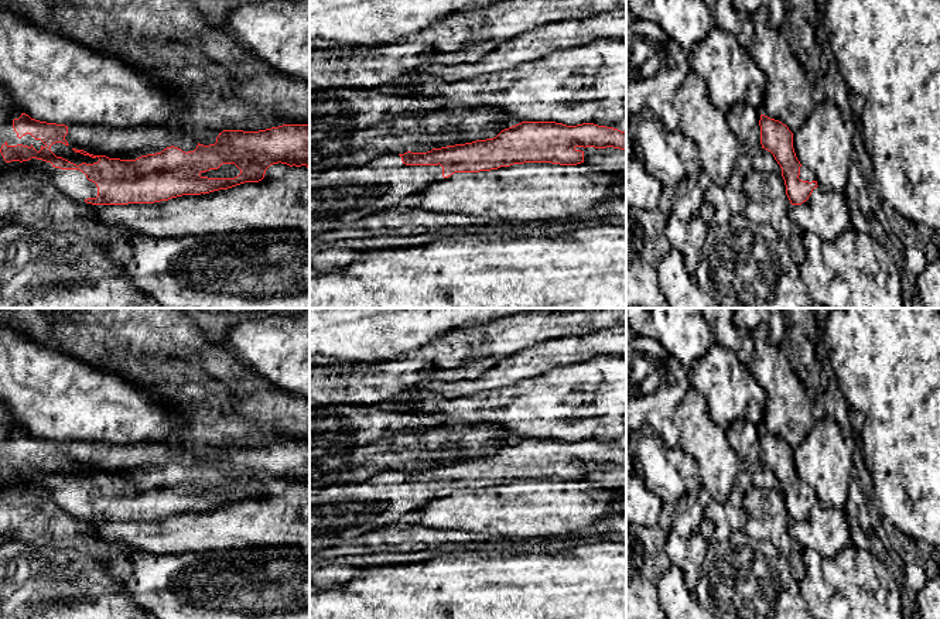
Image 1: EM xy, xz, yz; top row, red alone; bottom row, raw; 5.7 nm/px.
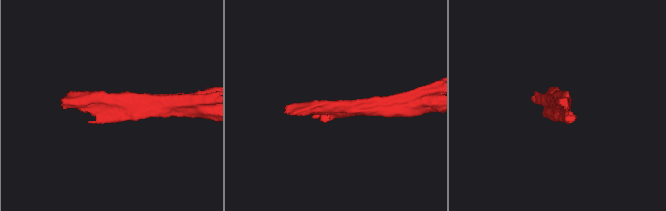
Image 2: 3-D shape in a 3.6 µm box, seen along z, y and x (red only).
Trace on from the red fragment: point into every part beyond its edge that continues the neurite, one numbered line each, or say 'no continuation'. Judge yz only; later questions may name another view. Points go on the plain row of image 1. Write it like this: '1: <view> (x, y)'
1: yz (806, 491)

